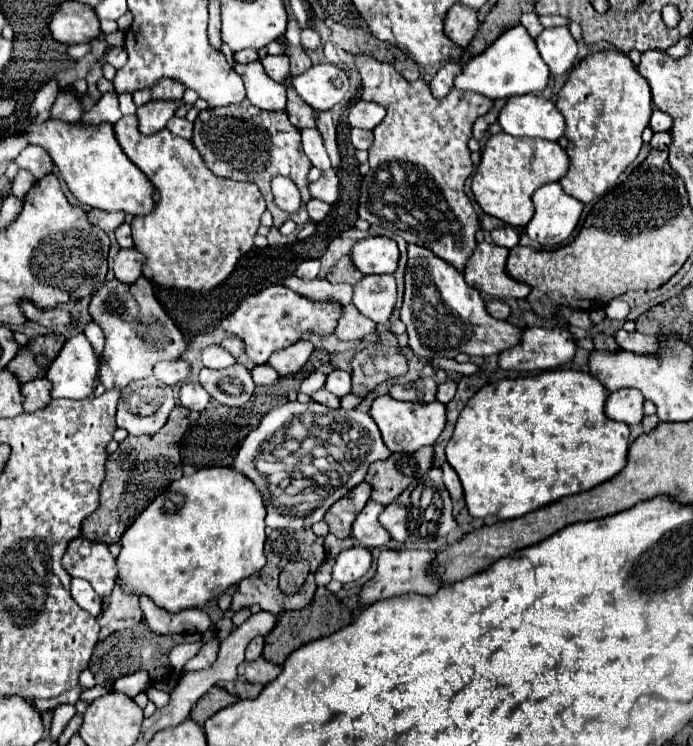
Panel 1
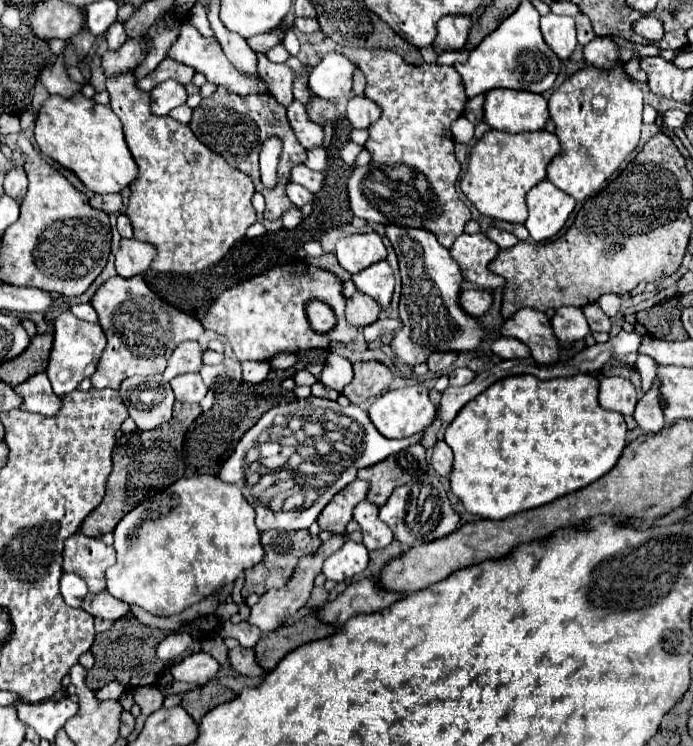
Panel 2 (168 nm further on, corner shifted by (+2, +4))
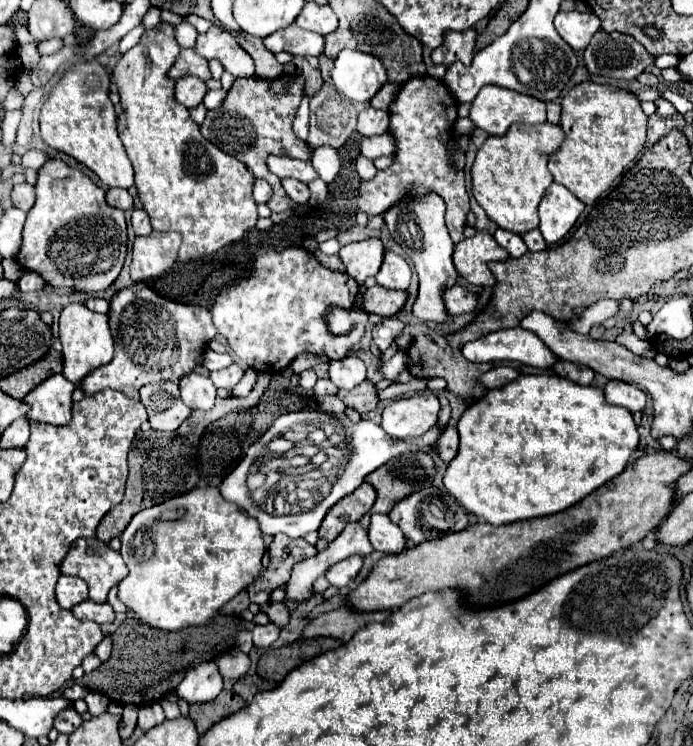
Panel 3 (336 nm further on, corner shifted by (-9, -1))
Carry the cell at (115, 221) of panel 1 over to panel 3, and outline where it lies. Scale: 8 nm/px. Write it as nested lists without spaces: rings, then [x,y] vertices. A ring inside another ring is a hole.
[[[109,188],[107,190],[107,202],[111,202],[113,208],[129,210],[133,206],[133,196],[123,188]]]

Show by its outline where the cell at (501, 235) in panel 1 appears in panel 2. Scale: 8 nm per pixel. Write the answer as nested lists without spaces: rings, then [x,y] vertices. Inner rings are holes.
[[[490,227],[486,235],[488,235],[488,239],[492,239],[494,243],[498,243],[500,249],[508,249],[508,247],[512,247],[512,245],[518,243],[518,239],[516,239],[512,233],[502,231],[502,229],[496,229],[496,227]]]

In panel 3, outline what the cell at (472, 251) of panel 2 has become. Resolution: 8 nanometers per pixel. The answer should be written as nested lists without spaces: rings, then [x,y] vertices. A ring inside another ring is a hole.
[[[479,230],[473,238],[465,238],[455,244],[453,264],[461,278],[475,286],[493,286],[495,278],[489,270],[491,260],[507,260],[509,252],[499,248],[495,238],[487,230]]]

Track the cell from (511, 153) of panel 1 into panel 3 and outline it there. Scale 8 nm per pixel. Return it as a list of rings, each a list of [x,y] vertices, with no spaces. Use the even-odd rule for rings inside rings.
[[[511,124],[507,134],[489,136],[477,150],[471,168],[471,188],[479,206],[503,230],[525,234],[539,226],[537,204],[551,186],[553,176],[547,170],[547,156],[557,152],[565,134],[561,126],[545,124]]]

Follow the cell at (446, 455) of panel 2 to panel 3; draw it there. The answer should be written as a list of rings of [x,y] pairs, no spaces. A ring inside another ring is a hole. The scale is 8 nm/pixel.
[[[447,426],[445,432],[441,434],[441,440],[439,440],[439,458],[449,464],[455,454],[457,454],[457,448],[459,448],[459,434],[457,434],[457,428],[455,426]]]

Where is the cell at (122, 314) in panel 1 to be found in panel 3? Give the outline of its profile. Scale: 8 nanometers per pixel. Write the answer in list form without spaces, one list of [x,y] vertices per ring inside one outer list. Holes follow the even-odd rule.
[[[143,282],[123,288],[111,298],[109,324],[115,344],[113,360],[95,368],[81,380],[79,388],[85,394],[113,388],[131,400],[139,400],[141,386],[163,380],[179,380],[179,376],[193,372],[193,368],[203,360],[207,342],[217,334],[211,322],[211,312],[207,308],[167,300],[155,294]]]

